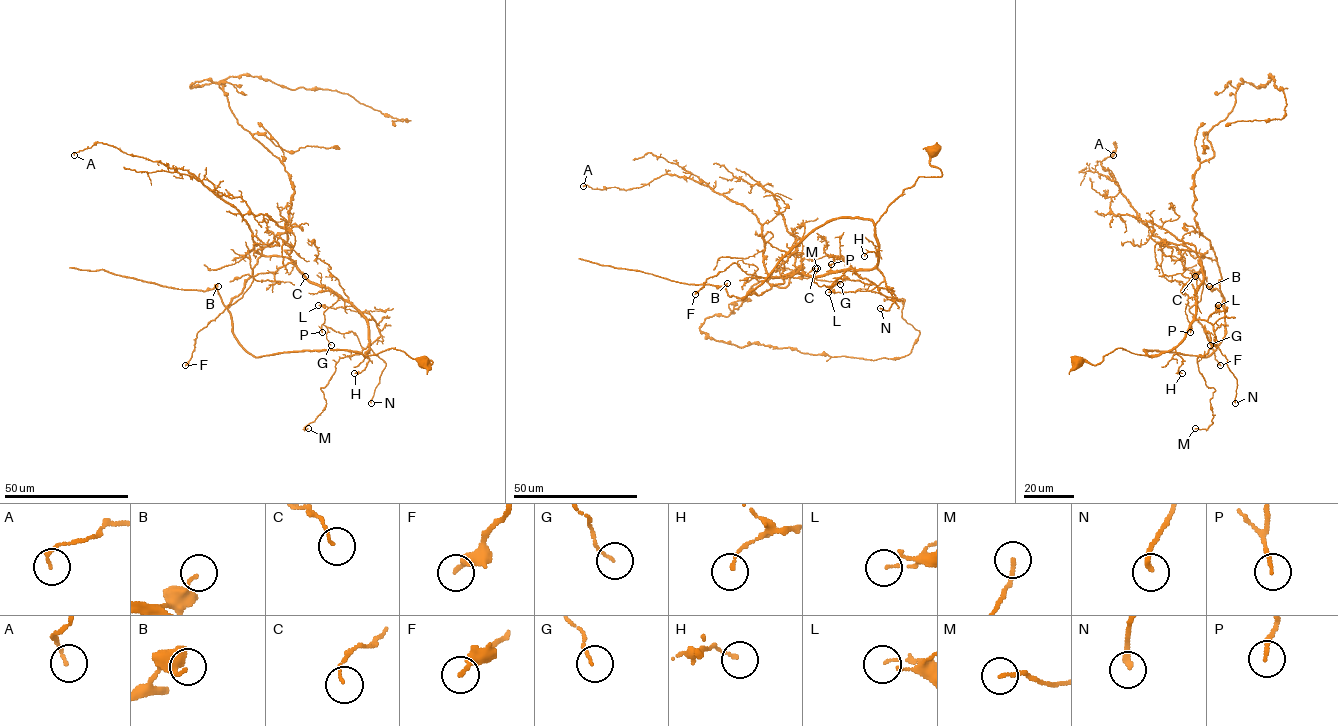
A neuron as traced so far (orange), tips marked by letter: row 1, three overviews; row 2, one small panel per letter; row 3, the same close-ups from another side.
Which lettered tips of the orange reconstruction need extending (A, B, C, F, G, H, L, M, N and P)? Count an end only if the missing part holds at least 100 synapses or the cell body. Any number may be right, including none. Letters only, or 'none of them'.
none of them

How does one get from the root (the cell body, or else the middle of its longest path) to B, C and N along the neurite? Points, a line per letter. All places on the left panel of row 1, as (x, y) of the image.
B: (424, 361), (419, 361), (432, 363), (393, 348), (365, 356), (339, 350), (253, 356), (233, 334), (218, 286)
C: (424, 361), (419, 361), (432, 363), (393, 348), (366, 355), (366, 318), (298, 269), (305, 276)
N: (424, 361), (393, 348), (366, 355), (368, 320), (380, 335), (369, 346), (386, 363), (371, 403)

